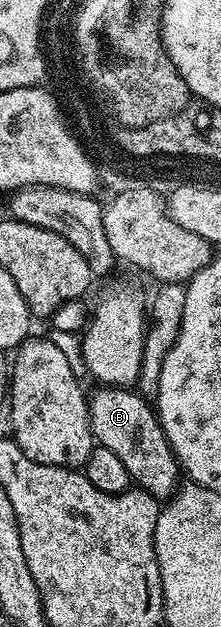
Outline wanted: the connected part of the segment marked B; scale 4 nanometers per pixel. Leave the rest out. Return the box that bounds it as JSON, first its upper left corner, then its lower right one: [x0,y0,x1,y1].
[88,386,180,500]

